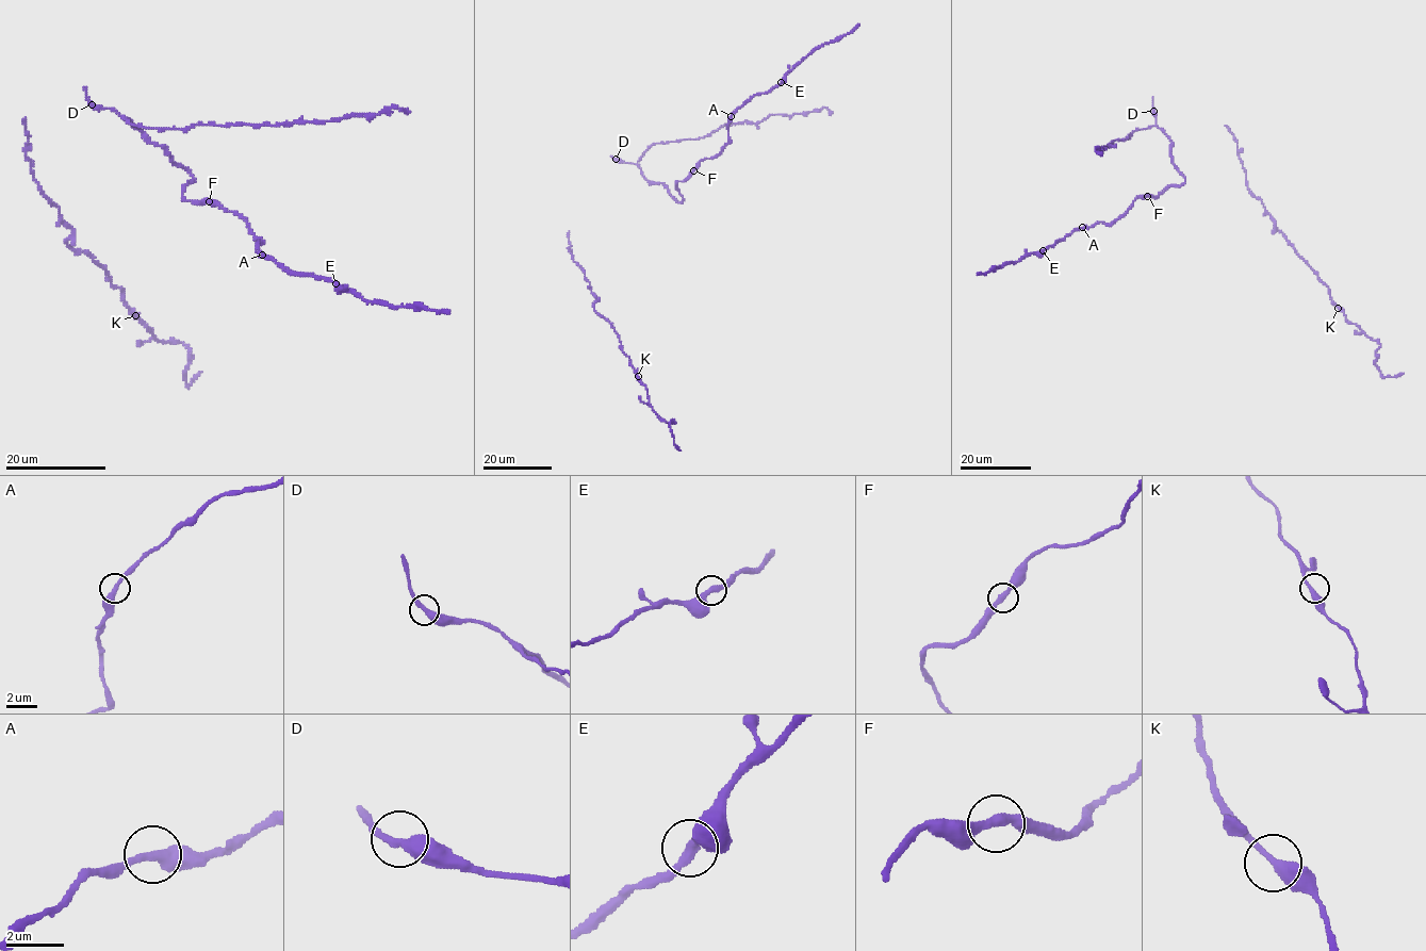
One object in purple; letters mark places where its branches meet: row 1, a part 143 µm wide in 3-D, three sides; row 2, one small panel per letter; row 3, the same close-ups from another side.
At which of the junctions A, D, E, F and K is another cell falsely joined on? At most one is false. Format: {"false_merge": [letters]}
{"false_merge": []}

